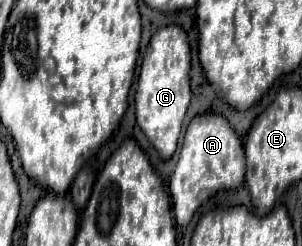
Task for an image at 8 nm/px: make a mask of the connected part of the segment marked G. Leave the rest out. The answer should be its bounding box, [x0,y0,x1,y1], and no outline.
[134,26,190,160]

